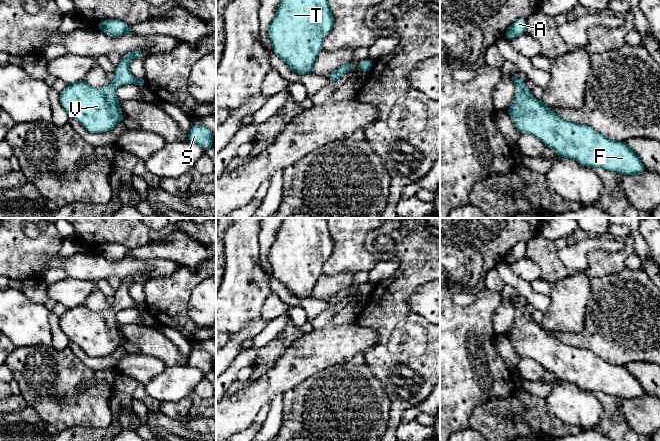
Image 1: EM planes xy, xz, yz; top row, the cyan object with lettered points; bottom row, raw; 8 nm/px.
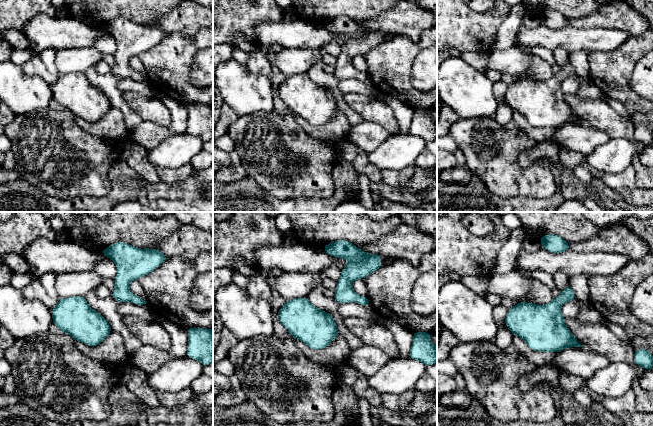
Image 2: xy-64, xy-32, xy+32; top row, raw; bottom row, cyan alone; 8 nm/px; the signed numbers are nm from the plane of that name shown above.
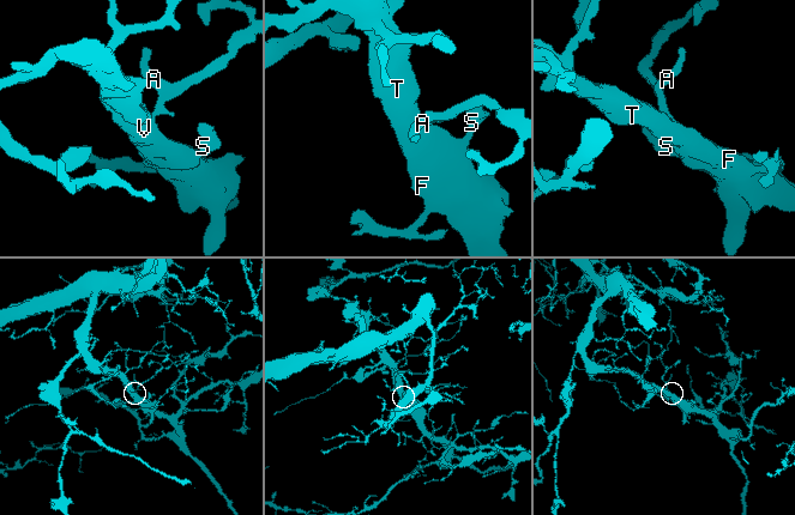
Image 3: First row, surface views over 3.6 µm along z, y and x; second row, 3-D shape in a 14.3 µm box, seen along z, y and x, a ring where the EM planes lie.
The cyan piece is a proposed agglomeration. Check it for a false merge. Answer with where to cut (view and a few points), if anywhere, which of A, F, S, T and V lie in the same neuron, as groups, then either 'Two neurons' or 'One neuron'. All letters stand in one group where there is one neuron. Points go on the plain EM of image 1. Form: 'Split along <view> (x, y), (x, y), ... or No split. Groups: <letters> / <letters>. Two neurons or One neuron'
No split. Groups: A F S T V. One neuron

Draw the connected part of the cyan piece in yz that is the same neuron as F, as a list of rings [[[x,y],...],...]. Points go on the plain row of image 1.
[[[512,301],[515,308],[513,327],[506,337],[511,341],[520,358],[530,358],[541,364],[545,371],[552,372],[556,380],[576,384],[588,392],[602,392],[623,399],[637,399],[646,393],[639,381],[629,372],[626,366],[613,365],[588,349],[582,349],[563,343],[545,328],[534,322],[526,312],[525,305]]]

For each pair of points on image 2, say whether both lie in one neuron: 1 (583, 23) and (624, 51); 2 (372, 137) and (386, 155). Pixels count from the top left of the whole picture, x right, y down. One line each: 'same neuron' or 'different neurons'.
1: different neurons
2: different neurons

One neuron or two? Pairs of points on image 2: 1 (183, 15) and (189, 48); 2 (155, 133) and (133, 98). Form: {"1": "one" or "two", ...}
{"1": "two", "2": "two"}

